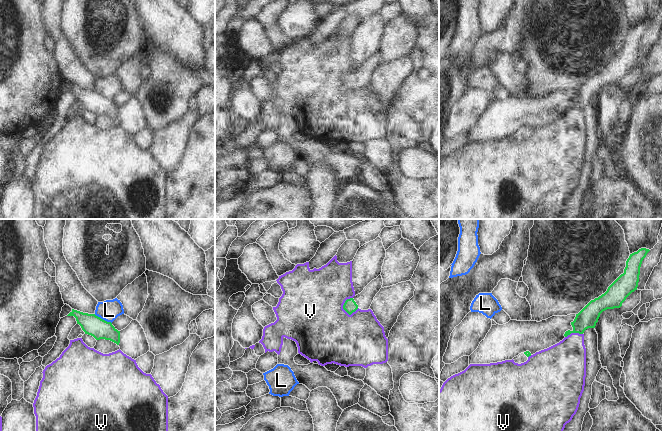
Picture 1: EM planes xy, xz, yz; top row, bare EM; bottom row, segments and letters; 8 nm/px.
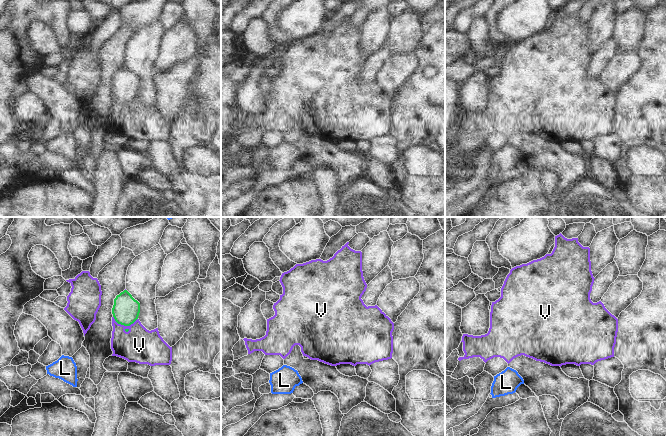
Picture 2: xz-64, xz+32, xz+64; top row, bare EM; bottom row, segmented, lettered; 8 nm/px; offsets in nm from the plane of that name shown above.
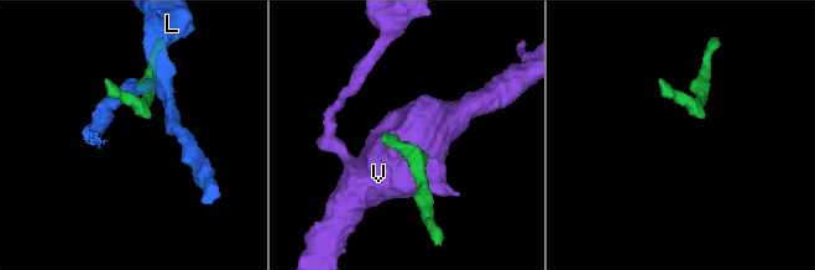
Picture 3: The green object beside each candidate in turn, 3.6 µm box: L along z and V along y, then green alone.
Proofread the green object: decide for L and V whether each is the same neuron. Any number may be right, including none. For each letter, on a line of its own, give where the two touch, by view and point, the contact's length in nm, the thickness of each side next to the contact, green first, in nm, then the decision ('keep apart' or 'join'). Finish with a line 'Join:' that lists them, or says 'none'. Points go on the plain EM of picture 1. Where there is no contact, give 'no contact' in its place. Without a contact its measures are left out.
L: xy (102, 95) | 160 nm | 160/170 nm | keep apart
V: xz (343, 81) | 150 nm | 110/500 nm | keep apart
Join: none

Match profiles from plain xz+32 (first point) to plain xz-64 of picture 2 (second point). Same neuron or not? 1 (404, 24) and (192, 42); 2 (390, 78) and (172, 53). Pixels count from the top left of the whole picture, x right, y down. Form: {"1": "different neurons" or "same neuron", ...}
{"1": "same neuron", "2": "different neurons"}

